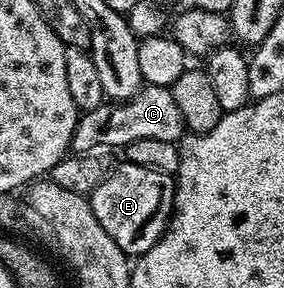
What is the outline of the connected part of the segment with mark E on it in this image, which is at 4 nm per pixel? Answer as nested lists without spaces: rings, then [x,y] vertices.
[[[122,162],[104,178],[104,182],[100,182],[100,186],[96,186],[88,199],[92,214],[96,214],[96,222],[108,230],[112,242],[116,242],[116,246],[120,246],[127,256],[137,258],[152,250],[155,242],[166,233],[166,225],[174,210],[175,191],[174,176]]]

